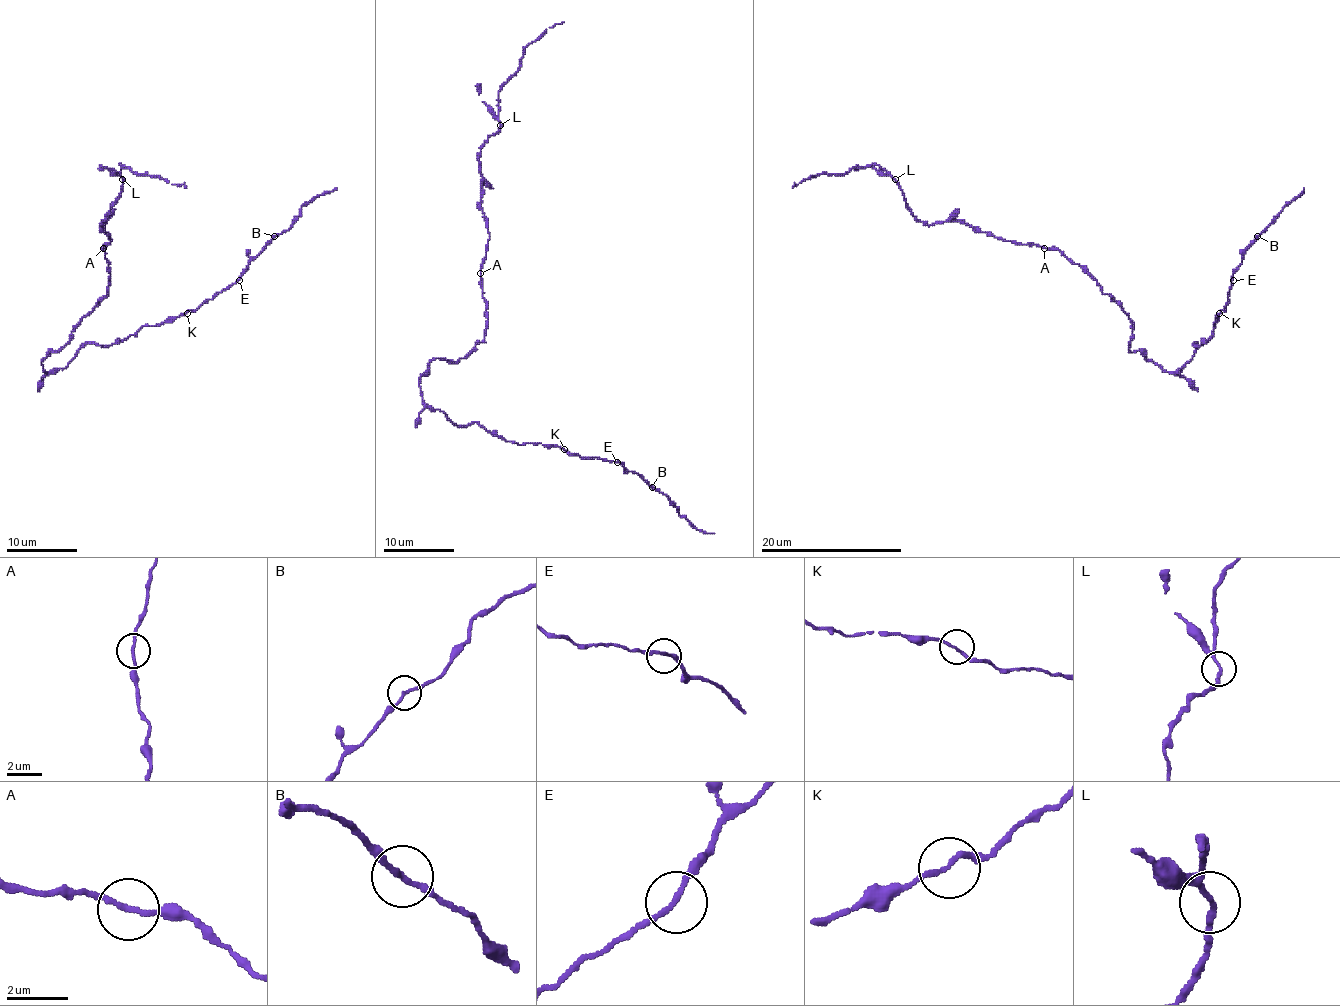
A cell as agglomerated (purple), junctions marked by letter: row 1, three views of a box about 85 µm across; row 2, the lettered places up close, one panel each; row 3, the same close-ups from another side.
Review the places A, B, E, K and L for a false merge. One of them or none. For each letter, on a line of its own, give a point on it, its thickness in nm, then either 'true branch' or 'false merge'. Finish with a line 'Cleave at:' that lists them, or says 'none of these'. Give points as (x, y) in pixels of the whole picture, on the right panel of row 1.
A: at (1044, 248); 160 nm thick; true branch
B: at (1257, 236); 160 nm thick; true branch
E: at (1233, 280); 160 nm thick; true branch
K: at (1219, 313); 150 nm thick; true branch
L: at (895, 179); 160 nm thick; true branch
Cleave at: none of these

